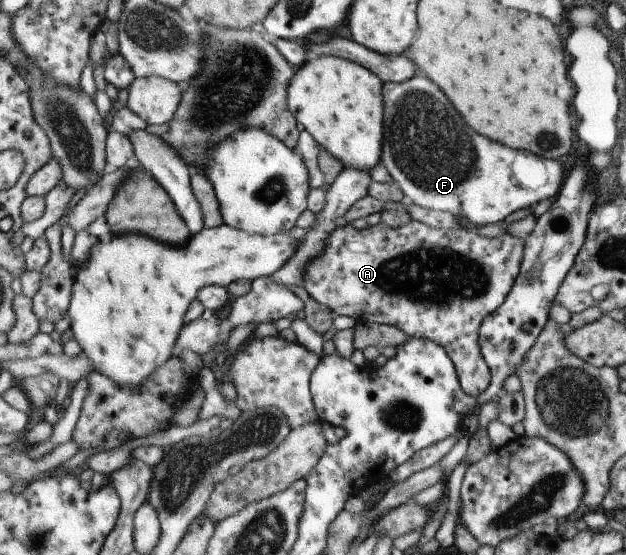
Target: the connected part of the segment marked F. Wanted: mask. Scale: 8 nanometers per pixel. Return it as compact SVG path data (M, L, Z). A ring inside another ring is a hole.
M414 76L401 83L384 84L385 131L381 162L390 171L393 180L407 196L407 201L422 208L448 211L460 218L467 218L472 227L485 227L506 222L508 216L517 215L520 209L532 206L556 196L566 178L562 164L546 160L532 152L510 150L508 146L480 136L472 130L446 94L428 78Z

